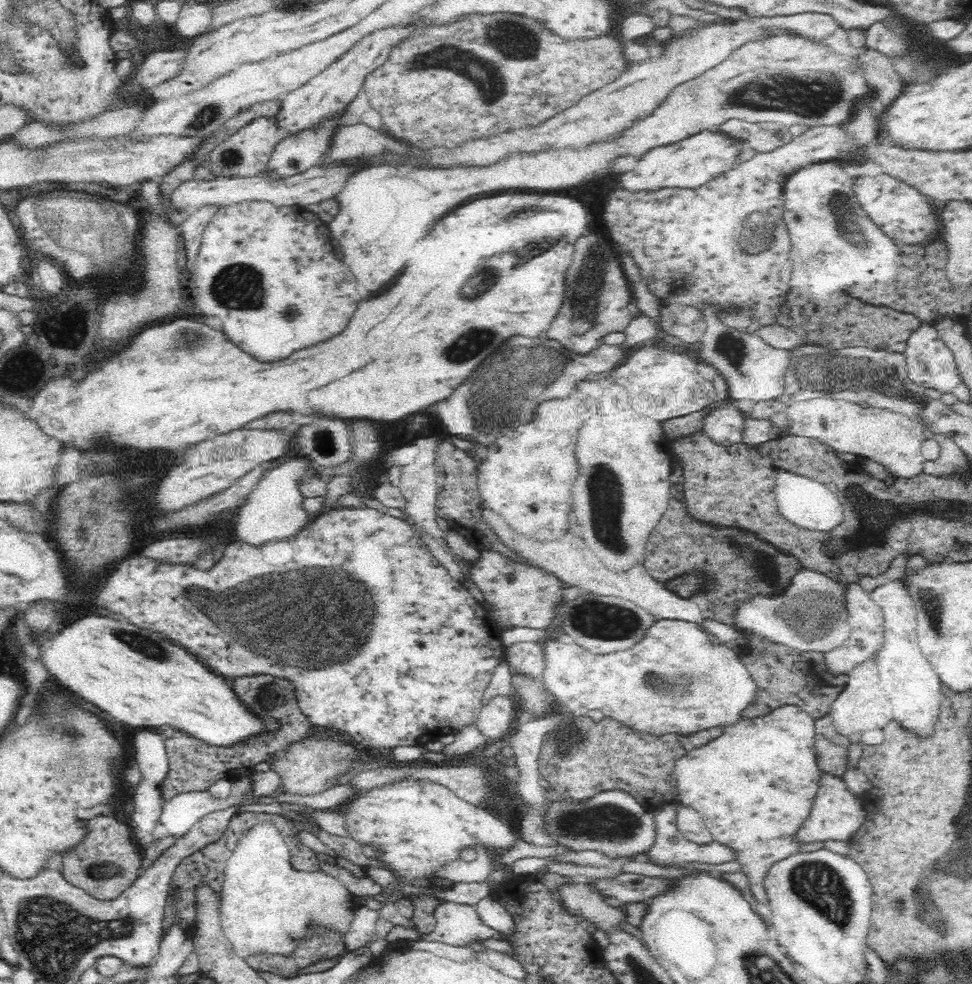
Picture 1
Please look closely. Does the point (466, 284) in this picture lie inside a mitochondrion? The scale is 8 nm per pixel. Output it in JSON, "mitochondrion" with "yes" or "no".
{"mitochondrion":"yes"}

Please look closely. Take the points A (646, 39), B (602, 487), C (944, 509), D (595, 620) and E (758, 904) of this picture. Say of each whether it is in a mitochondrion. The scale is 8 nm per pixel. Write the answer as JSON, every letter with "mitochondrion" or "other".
{"A":"other","B":"mitochondrion","C":"mitochondrion","D":"mitochondrion","E":"other"}

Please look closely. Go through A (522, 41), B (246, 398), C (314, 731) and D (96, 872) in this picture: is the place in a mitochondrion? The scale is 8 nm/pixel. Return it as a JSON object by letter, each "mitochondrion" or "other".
{"A":"mitochondrion","B":"other","C":"other","D":"mitochondrion"}

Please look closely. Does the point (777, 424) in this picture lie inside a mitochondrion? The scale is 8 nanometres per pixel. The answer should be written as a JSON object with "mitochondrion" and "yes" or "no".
{"mitochondrion":"no"}

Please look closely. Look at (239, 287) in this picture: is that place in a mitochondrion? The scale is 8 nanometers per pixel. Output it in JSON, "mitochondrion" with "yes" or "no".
{"mitochondrion":"yes"}

